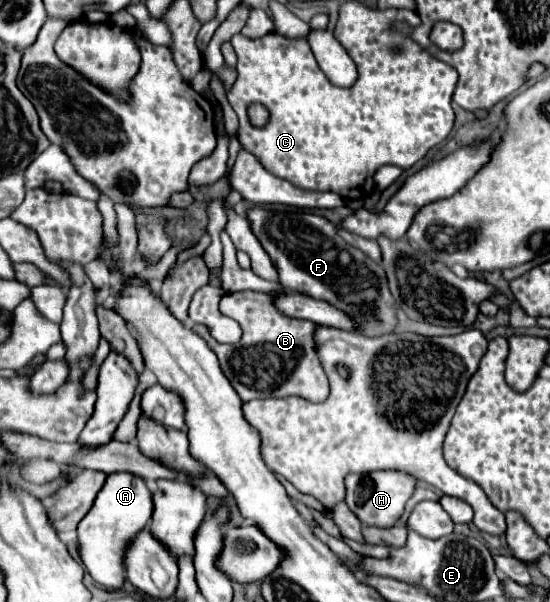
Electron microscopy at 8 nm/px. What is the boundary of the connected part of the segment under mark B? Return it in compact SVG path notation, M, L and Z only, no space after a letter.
M249 290L225 294L221 299L221 312L239 322L243 330L239 344L219 344L209 336L203 324L195 324L191 330L199 334L217 354L223 374L243 402L253 398L281 398L293 394L311 402L323 402L329 396L329 382L315 354L313 322L289 318L271 304L269 294Z

